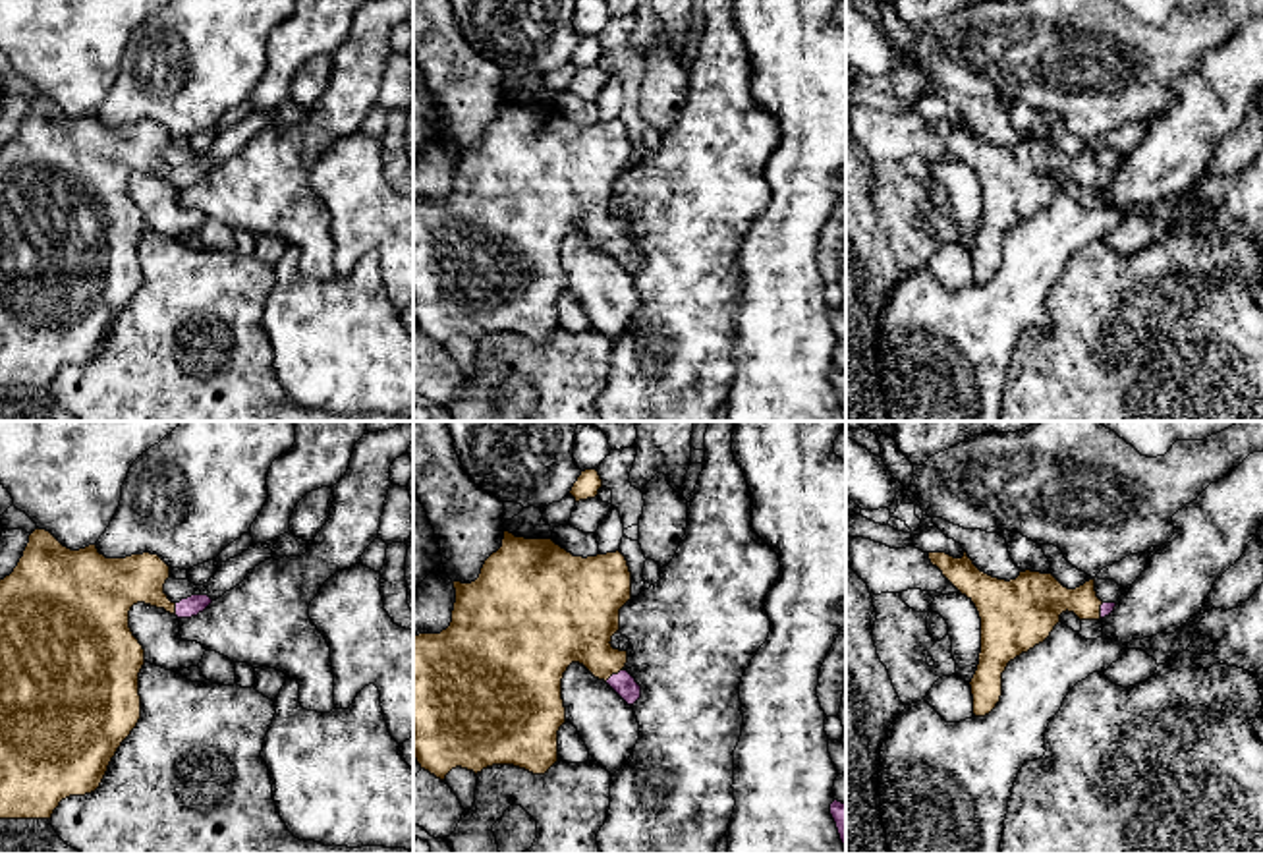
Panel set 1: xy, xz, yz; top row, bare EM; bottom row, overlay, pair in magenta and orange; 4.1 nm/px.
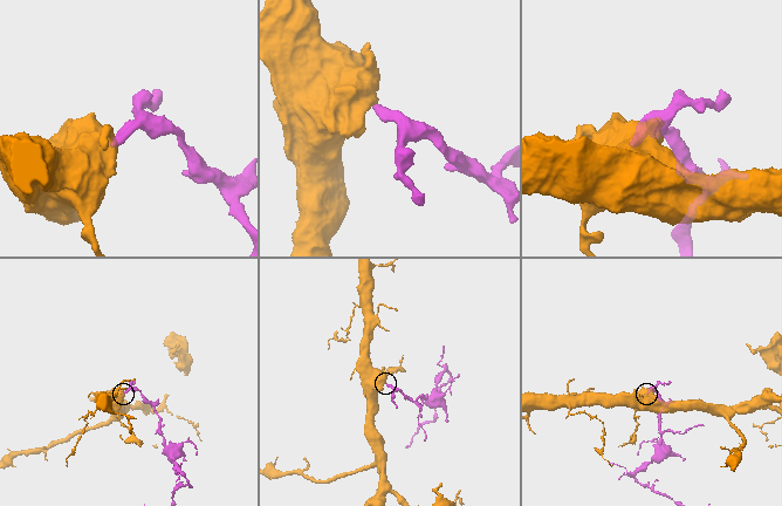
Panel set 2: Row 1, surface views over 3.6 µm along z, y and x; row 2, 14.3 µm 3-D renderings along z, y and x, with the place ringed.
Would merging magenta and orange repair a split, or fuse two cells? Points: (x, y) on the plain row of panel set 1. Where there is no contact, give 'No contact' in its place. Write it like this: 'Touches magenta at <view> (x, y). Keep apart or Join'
Touches magenta at xz (613, 242). Join

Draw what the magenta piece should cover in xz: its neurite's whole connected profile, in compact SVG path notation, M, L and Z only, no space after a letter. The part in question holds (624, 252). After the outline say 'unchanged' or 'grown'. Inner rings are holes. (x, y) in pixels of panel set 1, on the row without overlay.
M504 99L502 114L492 120L475 149L452 149L456 157L456 170L452 189L440 201L419 201L413 205L413 325L421 336L444 348L456 336L467 336L475 342L492 332L514 332L533 342L545 342L558 328L558 298L566 290L566 274L562 267L562 245L572 230L583 232L595 245L604 247L628 272L641 265L641 253L624 236L628 218L612 214L612 203L620 197L620 176L632 166L632 139L626 124L616 120L597 124L574 124L552 106L525 106Z | grown

